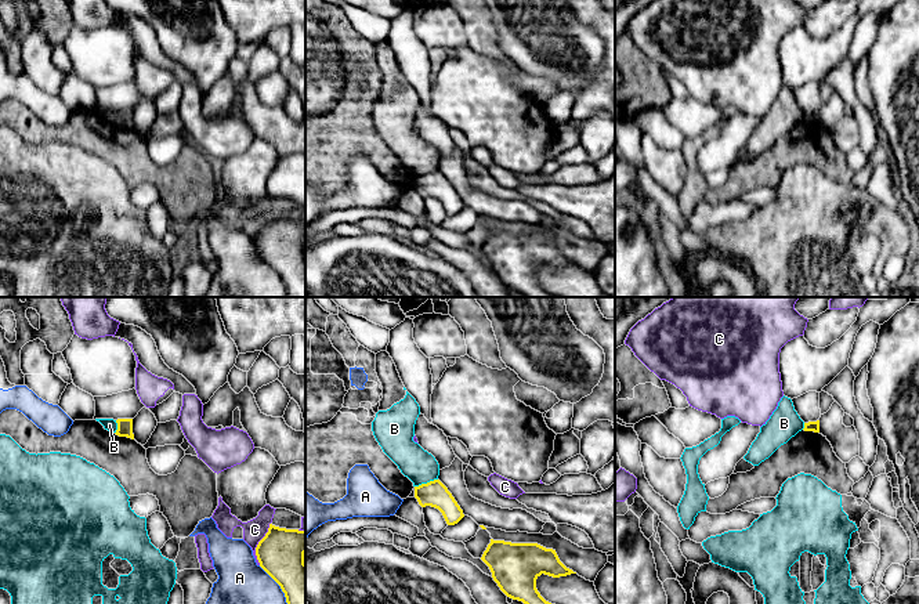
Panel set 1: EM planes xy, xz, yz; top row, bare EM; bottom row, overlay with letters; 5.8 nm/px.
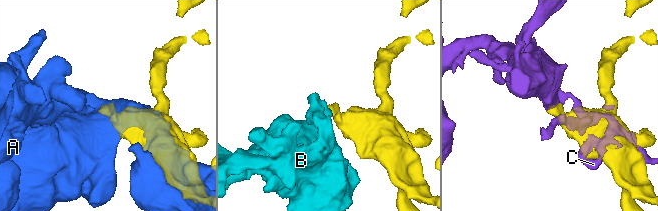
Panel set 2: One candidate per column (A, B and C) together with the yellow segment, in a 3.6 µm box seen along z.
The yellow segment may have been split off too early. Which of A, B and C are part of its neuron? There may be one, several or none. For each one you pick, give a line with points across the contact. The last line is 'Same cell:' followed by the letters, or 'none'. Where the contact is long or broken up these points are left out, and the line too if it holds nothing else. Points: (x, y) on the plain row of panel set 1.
Same cell: none

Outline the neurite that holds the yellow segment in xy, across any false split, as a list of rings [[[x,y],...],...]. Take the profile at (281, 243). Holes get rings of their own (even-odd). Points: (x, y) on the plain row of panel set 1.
[[[269,214],[258,232],[260,257],[281,276],[287,297],[305,297],[305,221]]]

